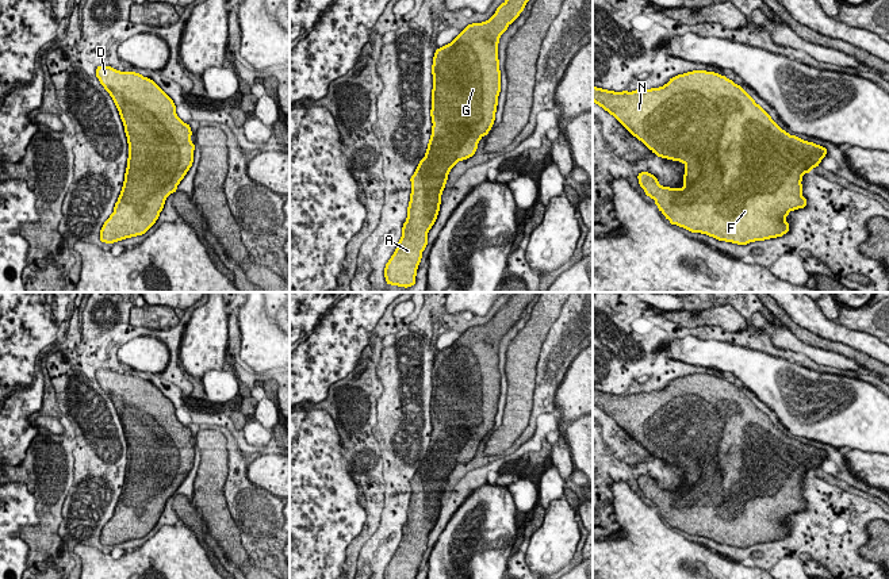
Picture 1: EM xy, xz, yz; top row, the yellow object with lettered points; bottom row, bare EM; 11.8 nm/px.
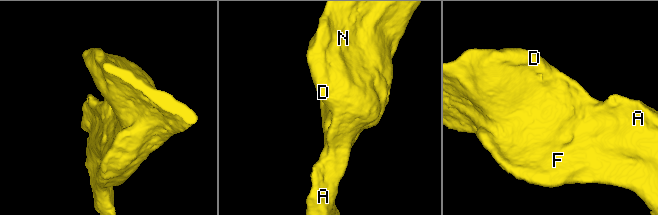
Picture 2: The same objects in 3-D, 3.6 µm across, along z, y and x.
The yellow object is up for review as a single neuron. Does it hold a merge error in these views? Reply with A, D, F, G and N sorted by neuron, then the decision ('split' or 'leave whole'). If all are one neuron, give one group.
A D F G N | leave whole

